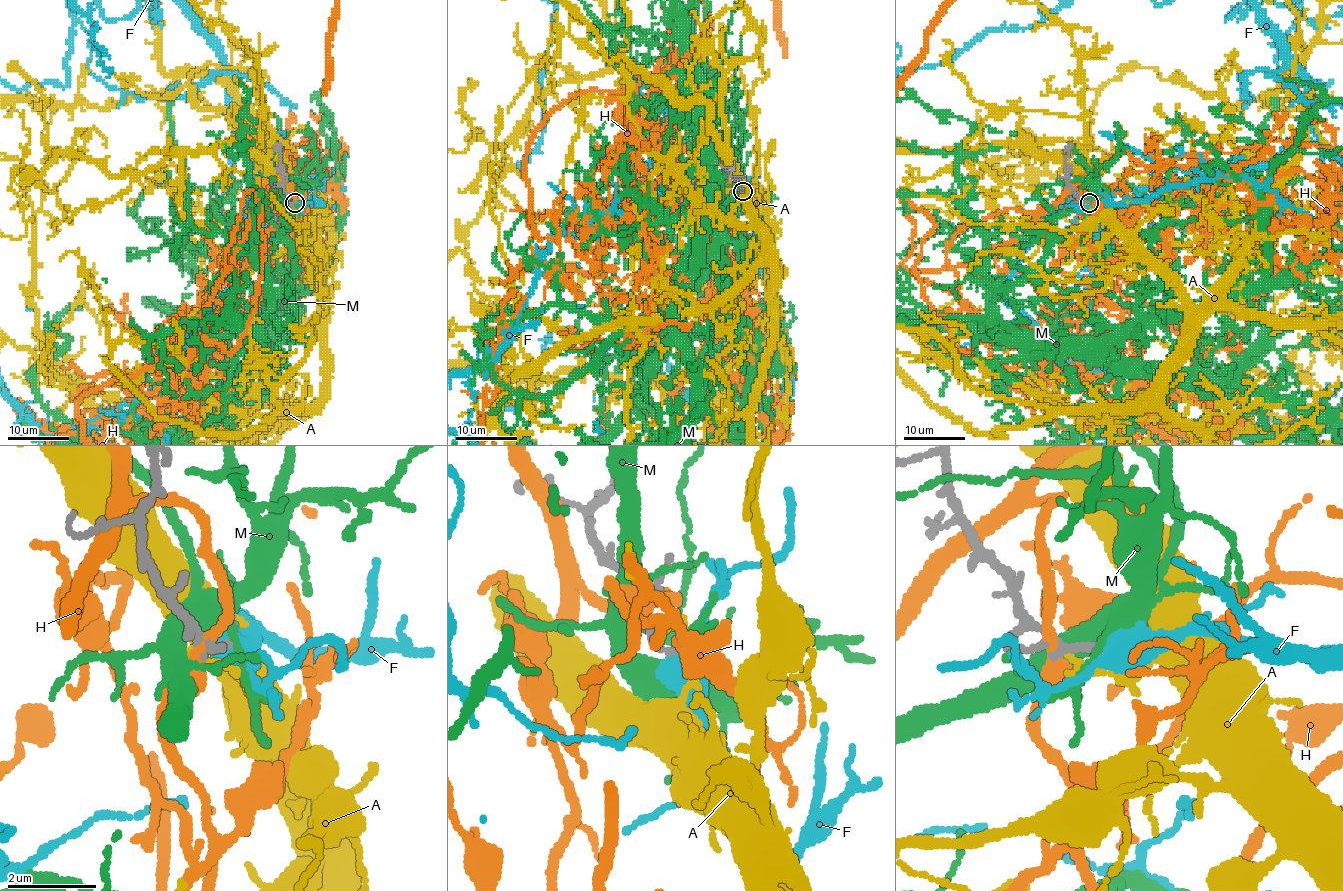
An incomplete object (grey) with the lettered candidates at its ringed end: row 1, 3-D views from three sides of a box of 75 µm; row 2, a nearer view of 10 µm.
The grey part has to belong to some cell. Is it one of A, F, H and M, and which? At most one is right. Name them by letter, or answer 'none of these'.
F

